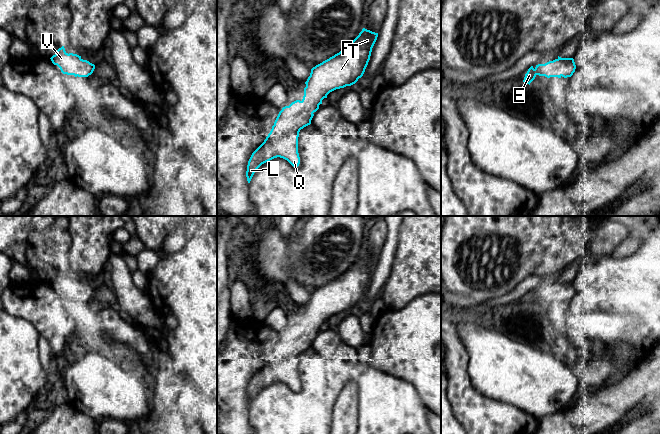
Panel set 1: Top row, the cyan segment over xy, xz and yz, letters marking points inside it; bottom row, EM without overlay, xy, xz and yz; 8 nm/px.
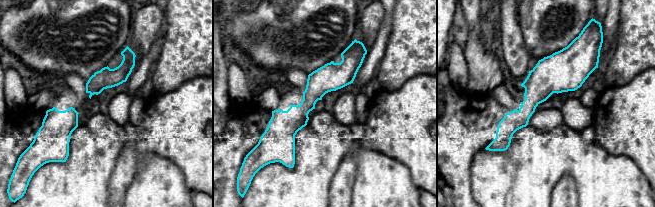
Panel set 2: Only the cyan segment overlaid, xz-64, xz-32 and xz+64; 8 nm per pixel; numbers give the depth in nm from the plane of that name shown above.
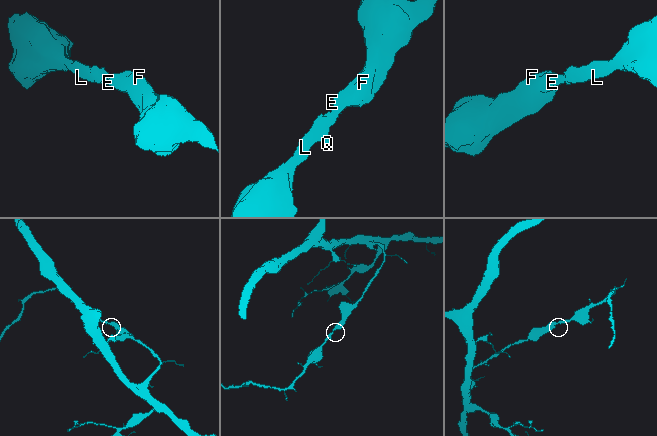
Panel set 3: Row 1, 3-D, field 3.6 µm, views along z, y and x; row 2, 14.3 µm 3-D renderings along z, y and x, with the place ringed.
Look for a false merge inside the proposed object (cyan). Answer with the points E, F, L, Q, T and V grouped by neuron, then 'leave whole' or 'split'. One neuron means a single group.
E F L Q T V; leave whole

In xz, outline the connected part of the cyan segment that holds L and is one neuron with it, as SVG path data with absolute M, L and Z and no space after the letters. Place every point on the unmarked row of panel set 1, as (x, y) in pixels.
M363 252L345 273L311 293L310 300L305 306L303 323L296 324L282 332L264 366L252 377L246 395L248 407L262 388L274 382L280 381L287 384L293 391L299 390L298 361L300 354L311 348L313 337L319 333L322 324L327 322L330 316L351 310L363 300L377 261L378 257Z

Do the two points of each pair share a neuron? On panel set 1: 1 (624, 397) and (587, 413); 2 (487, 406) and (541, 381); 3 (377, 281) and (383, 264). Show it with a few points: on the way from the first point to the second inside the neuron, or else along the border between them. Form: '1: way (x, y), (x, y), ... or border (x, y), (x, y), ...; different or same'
1: way (615, 406), (608, 413), (596, 413); same
2: border (478, 390), (487, 396), (508, 402), (521, 409); different
3: way (379, 277), (383, 268); same

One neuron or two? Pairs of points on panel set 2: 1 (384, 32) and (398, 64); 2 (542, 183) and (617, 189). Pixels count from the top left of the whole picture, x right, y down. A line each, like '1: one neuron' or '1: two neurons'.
1: two neurons
2: one neuron

